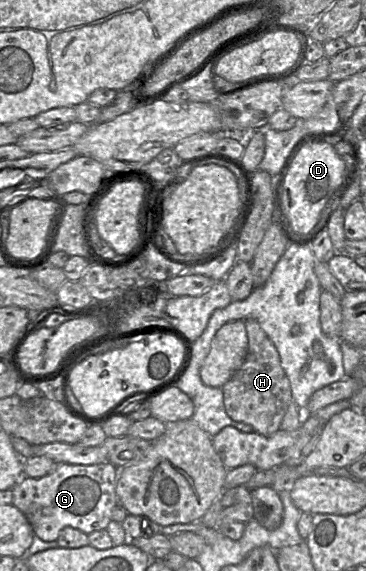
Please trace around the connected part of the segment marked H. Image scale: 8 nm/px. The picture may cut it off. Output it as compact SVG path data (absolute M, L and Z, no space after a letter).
M246 319L245 329L247 354L240 368L222 386L224 407L232 420L249 424L254 432L263 436L271 436L280 429L281 421L293 401L290 382L275 345L259 323Z

